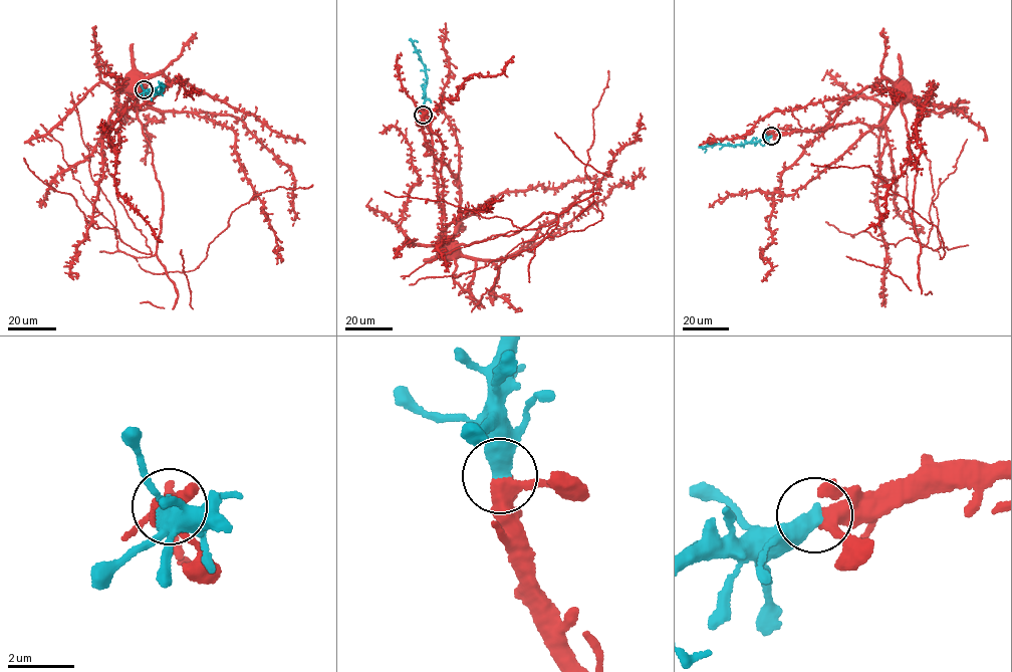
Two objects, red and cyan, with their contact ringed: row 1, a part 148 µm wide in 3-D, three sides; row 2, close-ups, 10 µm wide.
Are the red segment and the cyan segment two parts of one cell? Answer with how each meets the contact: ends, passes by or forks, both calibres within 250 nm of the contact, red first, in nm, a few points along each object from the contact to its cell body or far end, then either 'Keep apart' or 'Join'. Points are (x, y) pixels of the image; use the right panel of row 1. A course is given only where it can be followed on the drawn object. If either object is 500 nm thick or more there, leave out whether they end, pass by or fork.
Thickness 380 nm (red) against 550 nm. Course of red: (771, 136), (858, 122), (877, 126), (891, 108), (898, 84). Course of cyan: (771, 136), (754, 142), (705, 148). Join

